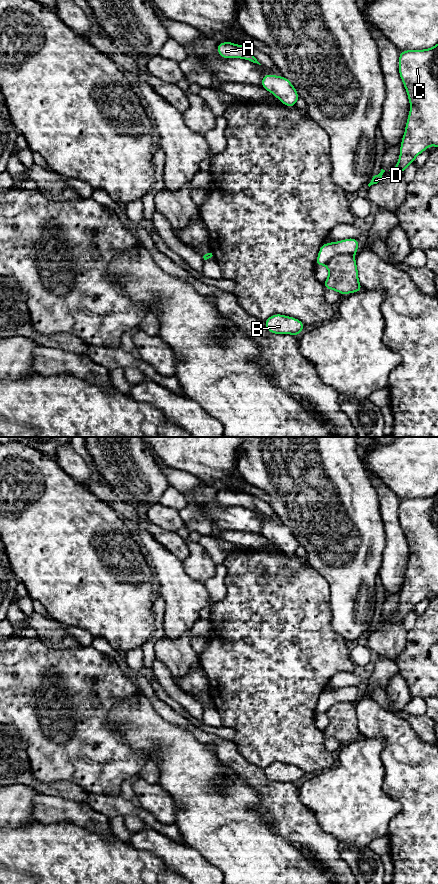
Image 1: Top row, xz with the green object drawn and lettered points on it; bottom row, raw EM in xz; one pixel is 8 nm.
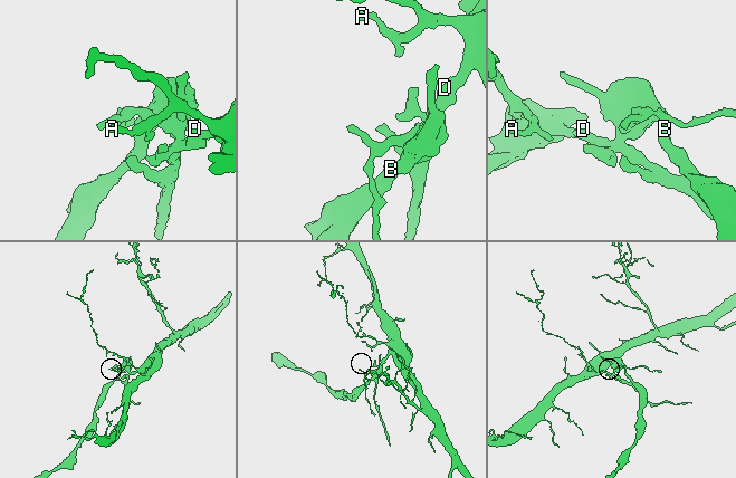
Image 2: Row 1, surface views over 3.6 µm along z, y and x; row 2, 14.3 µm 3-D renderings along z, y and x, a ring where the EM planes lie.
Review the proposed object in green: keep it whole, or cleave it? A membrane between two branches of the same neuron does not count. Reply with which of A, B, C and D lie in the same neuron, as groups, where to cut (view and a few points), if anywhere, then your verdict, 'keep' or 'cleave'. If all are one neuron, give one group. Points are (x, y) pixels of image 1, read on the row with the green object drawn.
groups A C D / B; cut xz (353, 254), (336, 254), (325, 264); cleave

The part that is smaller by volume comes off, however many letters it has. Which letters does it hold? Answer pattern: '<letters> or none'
B

